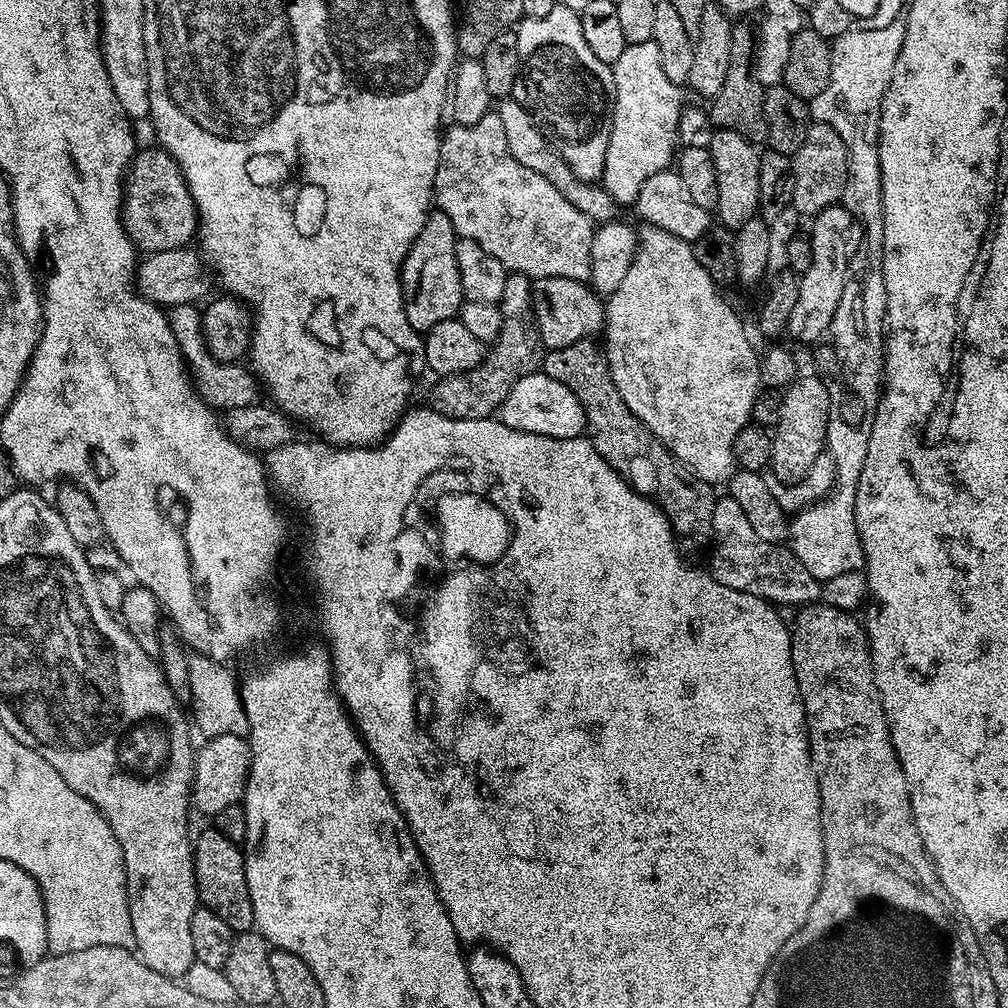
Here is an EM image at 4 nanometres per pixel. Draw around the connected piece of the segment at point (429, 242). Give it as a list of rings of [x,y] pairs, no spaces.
[[[439,210],[429,211],[422,230],[418,230],[418,238],[414,238],[414,246],[404,259],[400,271],[400,284],[404,287],[404,309],[406,318],[410,318],[410,326],[421,334],[426,334],[438,322],[453,319],[464,303],[462,278],[458,274],[458,258],[456,257],[456,231],[450,218]]]

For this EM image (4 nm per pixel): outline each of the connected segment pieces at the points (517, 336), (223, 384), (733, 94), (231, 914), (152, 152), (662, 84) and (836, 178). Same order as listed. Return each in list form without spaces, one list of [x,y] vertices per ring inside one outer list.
[[[520,272],[509,274],[499,302],[502,330],[496,341],[485,351],[484,360],[474,370],[439,377],[432,388],[430,407],[446,418],[482,420],[491,417],[506,402],[506,394],[514,385],[544,367],[545,346],[536,329],[532,313],[532,280]]]
[[[177,304],[171,309],[168,318],[180,353],[183,354],[184,362],[188,366],[192,383],[196,386],[196,393],[214,410],[241,408],[257,403],[261,399],[262,388],[255,375],[243,363],[223,364],[210,354],[202,334],[200,313],[201,309],[196,304]]]
[[[736,22],[732,26],[732,37],[730,38],[730,66],[726,66],[726,82],[722,82],[722,90],[711,101],[710,120],[717,129],[725,128],[742,134],[753,144],[760,146],[768,139],[768,127],[766,126],[766,114],[764,113],[764,90],[765,85],[758,82],[756,77],[756,42],[758,32],[748,22]]]
[[[207,826],[200,833],[195,833],[192,845],[192,861],[196,867],[196,895],[199,903],[205,908],[214,910],[226,926],[230,926],[233,933],[253,931],[256,919],[254,918],[254,906],[250,902],[250,890],[246,886],[246,870],[244,869],[244,854],[241,845],[235,844],[213,826]]]
[[[141,147],[128,166],[122,209],[126,234],[144,254],[189,247],[200,226],[196,203],[178,162],[165,148],[151,147]]]
[[[651,40],[629,44],[622,50],[622,58],[612,65],[616,101],[612,107],[612,129],[610,142],[606,150],[606,162],[602,187],[605,188],[617,202],[617,205],[635,205],[642,186],[654,174],[665,171],[673,163],[678,152],[678,122],[680,121],[681,89],[662,70],[662,54],[658,54],[658,46]]]
[[[814,122],[808,127],[802,146],[793,153],[792,174],[795,178],[792,195],[793,211],[811,218],[832,204],[839,203],[843,197],[848,178],[848,152],[845,143],[833,127]]]

